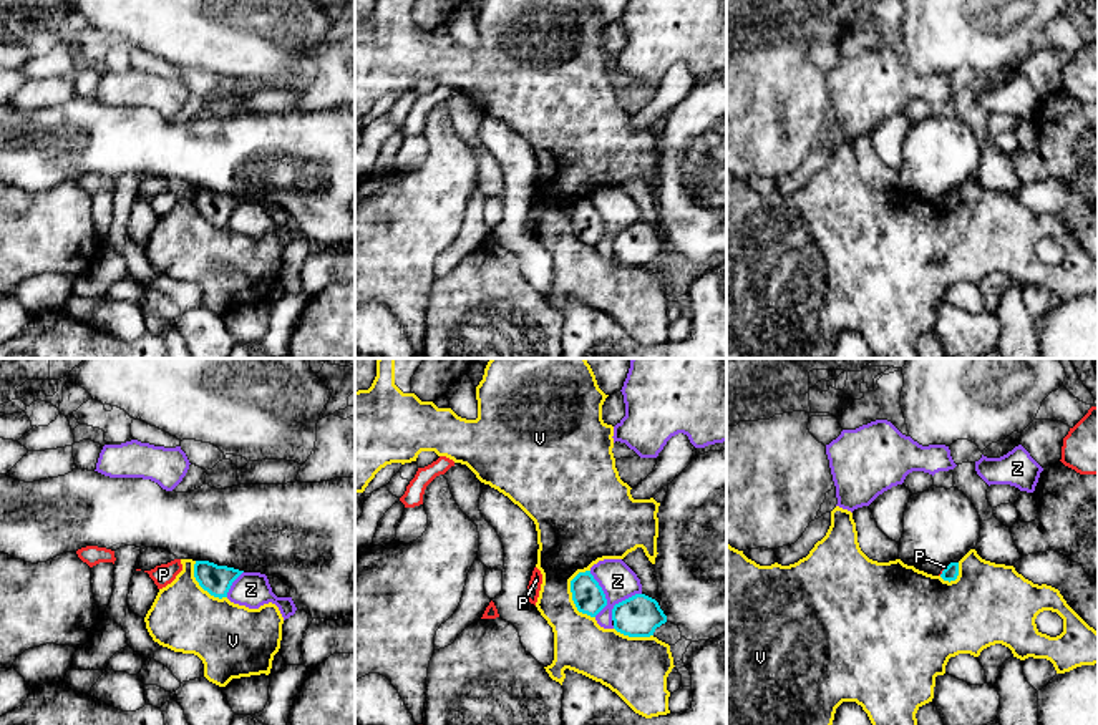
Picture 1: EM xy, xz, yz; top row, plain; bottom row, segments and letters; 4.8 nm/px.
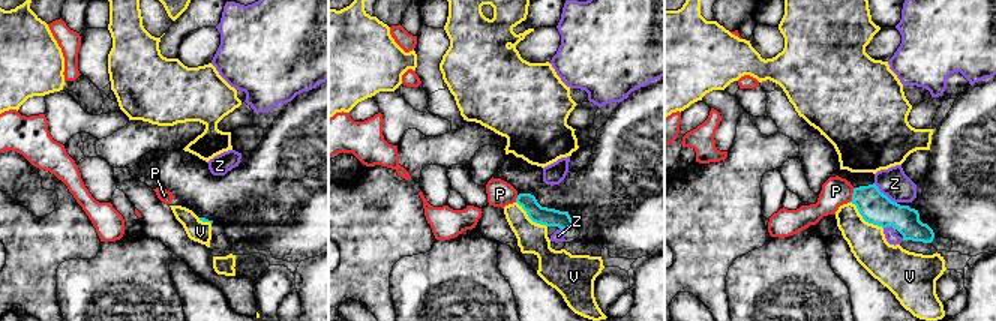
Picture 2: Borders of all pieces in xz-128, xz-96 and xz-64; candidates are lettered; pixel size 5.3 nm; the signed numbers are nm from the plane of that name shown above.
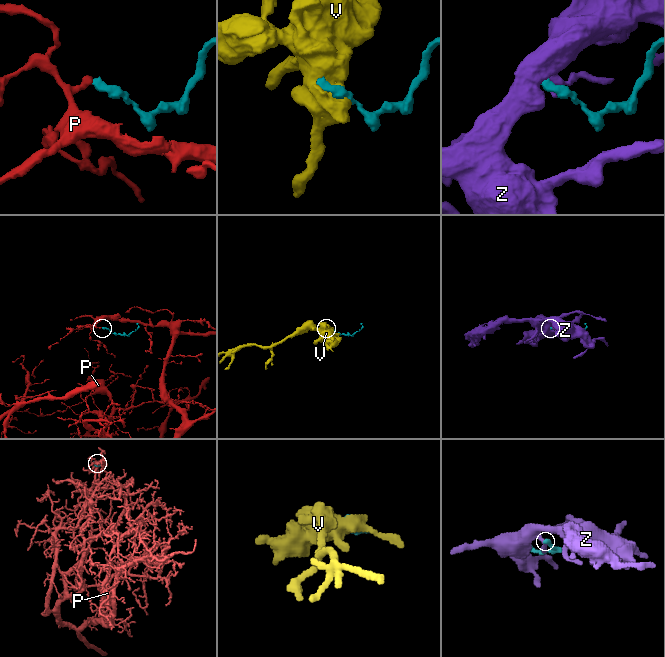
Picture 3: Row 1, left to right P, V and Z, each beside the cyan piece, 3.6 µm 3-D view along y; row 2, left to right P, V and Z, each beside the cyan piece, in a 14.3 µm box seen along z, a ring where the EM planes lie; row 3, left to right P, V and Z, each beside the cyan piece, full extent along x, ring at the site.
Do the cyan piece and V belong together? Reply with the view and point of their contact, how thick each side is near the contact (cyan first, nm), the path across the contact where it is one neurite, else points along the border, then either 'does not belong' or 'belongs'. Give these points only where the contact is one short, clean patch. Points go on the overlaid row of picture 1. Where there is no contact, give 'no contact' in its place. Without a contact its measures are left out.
meets cyan in xz at (573, 596); 150 nm thick on the cyan side, 280 nm on the other; does not belong

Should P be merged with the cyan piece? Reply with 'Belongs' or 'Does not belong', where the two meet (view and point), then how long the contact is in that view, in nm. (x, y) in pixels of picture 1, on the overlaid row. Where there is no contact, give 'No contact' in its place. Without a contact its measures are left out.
Does not belong. Touches cyan at yz (942, 571). Shared border 60 nm

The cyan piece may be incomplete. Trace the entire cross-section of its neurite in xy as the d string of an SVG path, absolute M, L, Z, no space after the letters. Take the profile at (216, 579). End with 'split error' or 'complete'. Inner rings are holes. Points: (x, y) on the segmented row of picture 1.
M196 561L194 564L194 577L199 586L207 591L214 597L227 597L227 592L232 582L242 574L244 571L217 566L209 561Z; complete

